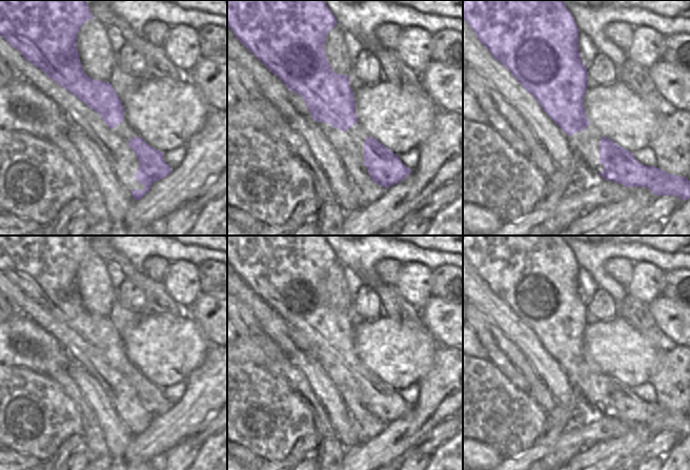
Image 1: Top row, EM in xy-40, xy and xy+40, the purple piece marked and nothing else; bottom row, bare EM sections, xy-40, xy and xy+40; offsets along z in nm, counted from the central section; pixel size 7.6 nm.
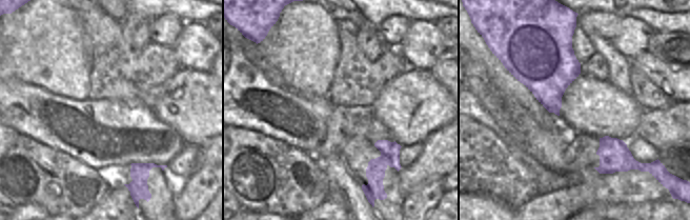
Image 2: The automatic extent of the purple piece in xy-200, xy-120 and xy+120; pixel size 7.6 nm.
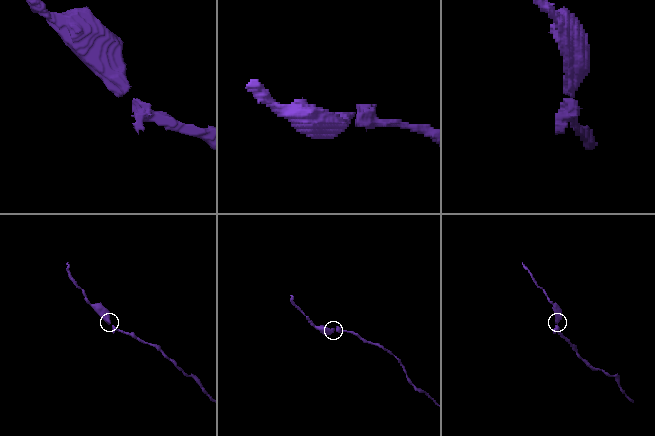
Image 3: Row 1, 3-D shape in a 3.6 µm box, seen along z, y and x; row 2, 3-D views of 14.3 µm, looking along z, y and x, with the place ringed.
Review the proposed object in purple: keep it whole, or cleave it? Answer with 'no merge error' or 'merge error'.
no merge error

